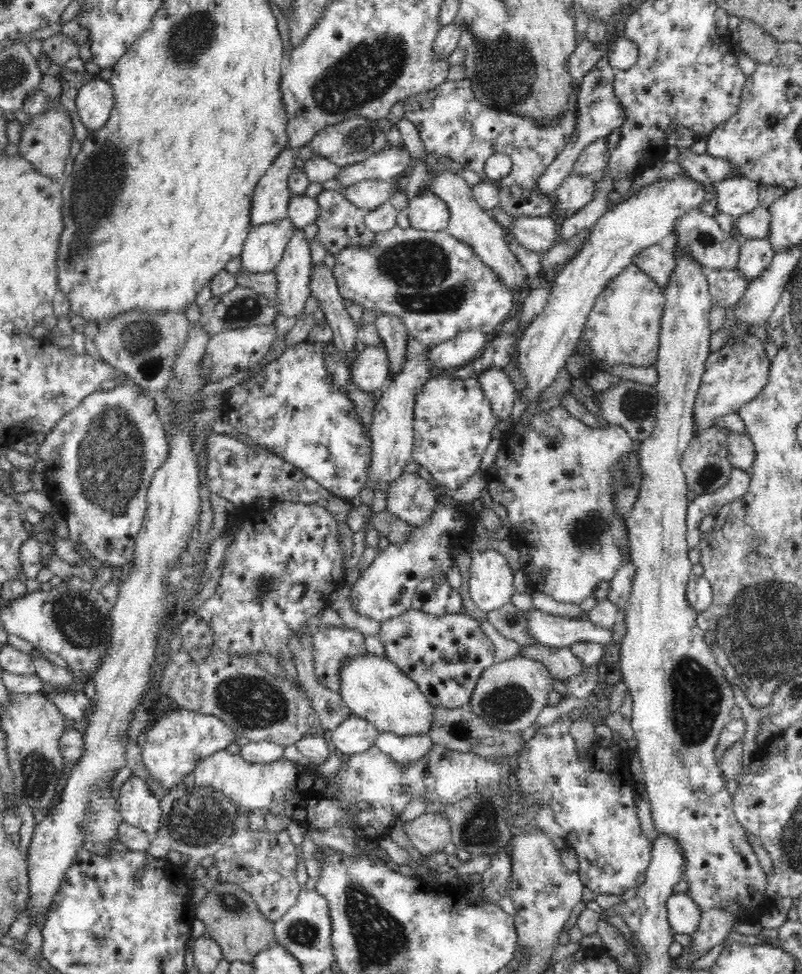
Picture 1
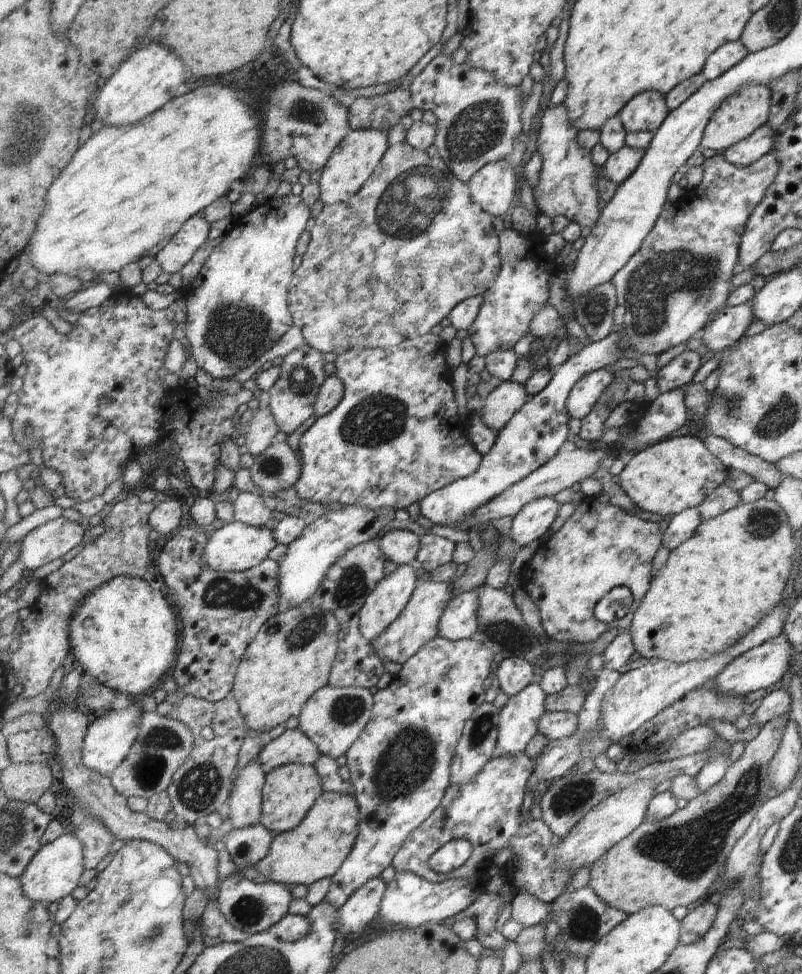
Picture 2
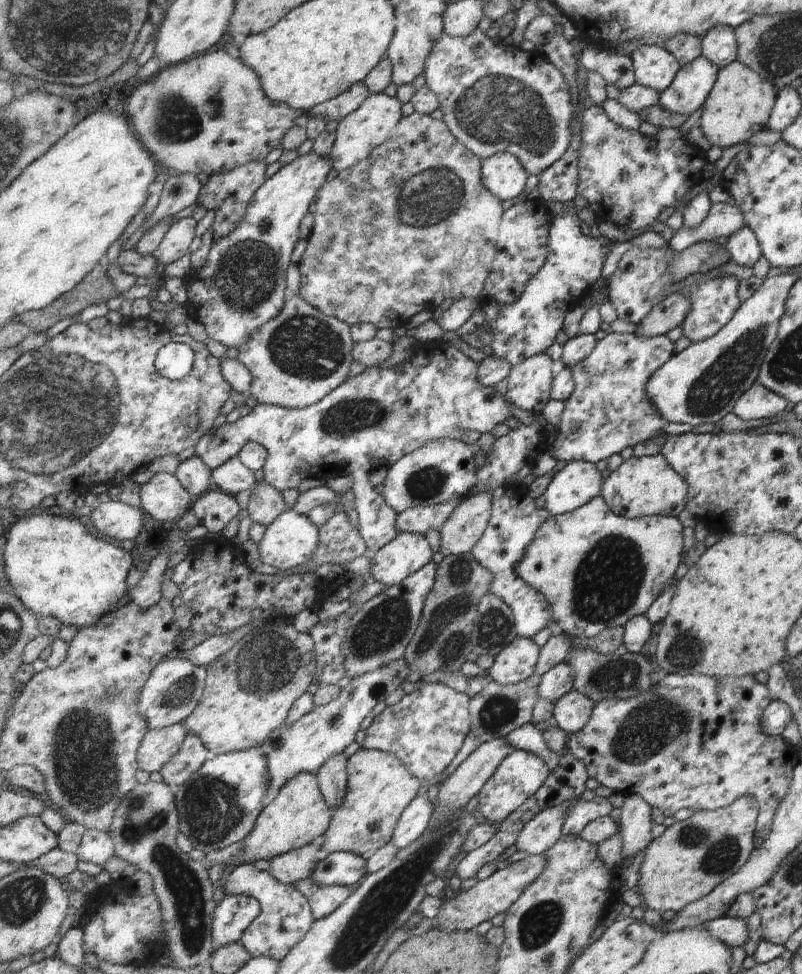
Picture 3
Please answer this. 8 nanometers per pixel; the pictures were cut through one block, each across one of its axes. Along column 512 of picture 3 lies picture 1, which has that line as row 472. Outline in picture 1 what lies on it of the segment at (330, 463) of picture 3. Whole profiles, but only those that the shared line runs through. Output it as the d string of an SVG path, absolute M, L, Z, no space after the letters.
M404 471L387 488L386 508L411 526L422 524L438 502L428 482L416 472Z

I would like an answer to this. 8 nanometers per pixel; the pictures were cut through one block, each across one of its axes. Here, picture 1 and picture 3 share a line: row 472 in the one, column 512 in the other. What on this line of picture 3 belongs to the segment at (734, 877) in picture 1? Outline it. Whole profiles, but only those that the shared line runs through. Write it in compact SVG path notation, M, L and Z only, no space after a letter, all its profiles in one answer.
M518 636L494 660L491 678L502 685L517 684L536 673L540 647L529 637Z

